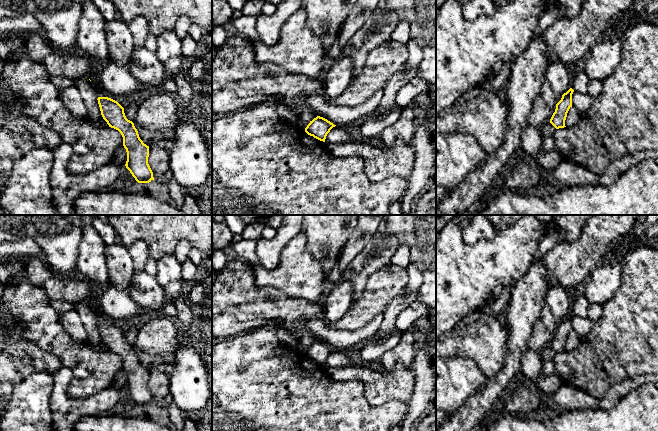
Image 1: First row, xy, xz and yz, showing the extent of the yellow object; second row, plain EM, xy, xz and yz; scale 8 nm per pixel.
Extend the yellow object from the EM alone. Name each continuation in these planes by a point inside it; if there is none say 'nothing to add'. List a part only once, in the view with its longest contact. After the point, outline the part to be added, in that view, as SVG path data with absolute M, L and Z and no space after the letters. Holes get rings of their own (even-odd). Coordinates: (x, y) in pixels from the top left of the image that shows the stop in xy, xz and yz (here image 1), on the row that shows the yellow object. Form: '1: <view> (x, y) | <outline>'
nothing to add

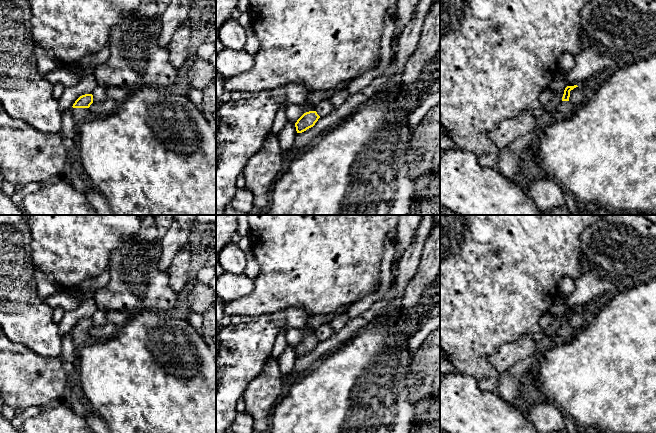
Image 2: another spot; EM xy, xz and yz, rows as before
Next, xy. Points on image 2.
1: xy (79, 114) | M73 108L72 113L76 124L79 126L81 123L86 121L86 118L89 116L91 111L89 108Z

